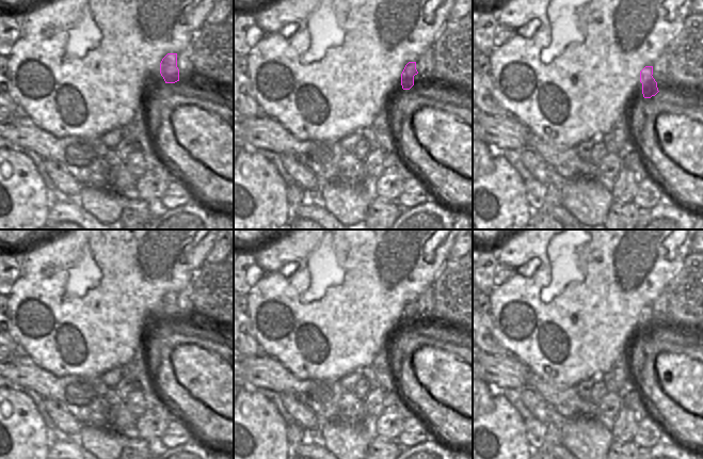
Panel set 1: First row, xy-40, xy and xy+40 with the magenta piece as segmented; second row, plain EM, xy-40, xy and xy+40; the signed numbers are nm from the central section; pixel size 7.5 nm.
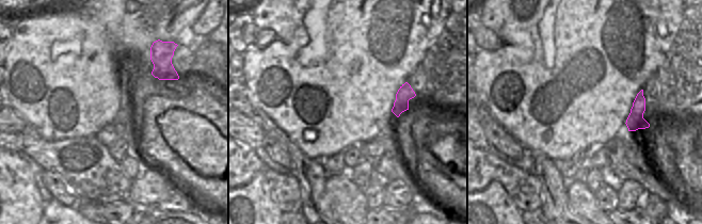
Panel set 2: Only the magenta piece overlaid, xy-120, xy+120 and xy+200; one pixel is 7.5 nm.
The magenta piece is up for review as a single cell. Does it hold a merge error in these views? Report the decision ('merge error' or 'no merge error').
no merge error

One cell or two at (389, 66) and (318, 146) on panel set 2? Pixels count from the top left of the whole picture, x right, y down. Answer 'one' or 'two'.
one

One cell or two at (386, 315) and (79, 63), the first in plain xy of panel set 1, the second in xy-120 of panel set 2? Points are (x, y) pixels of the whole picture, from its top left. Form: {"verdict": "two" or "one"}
{"verdict": "one"}

